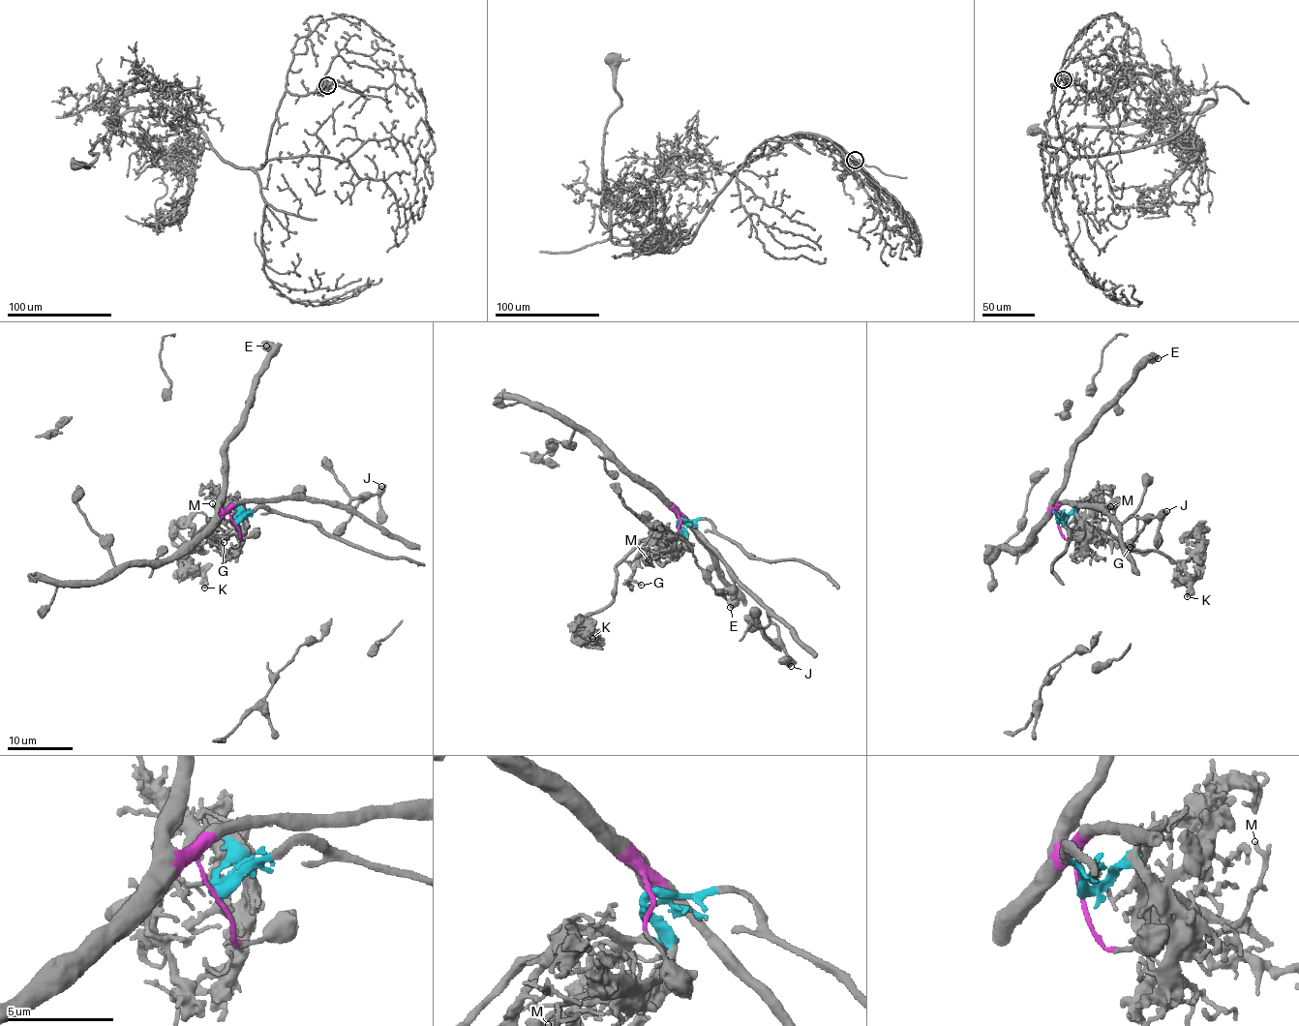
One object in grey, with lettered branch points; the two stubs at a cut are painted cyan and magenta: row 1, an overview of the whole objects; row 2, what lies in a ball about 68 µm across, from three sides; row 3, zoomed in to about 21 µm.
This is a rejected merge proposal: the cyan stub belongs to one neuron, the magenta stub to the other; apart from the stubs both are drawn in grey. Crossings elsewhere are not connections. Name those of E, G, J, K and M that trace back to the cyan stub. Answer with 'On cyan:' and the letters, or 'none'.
On cyan: G, K, M

